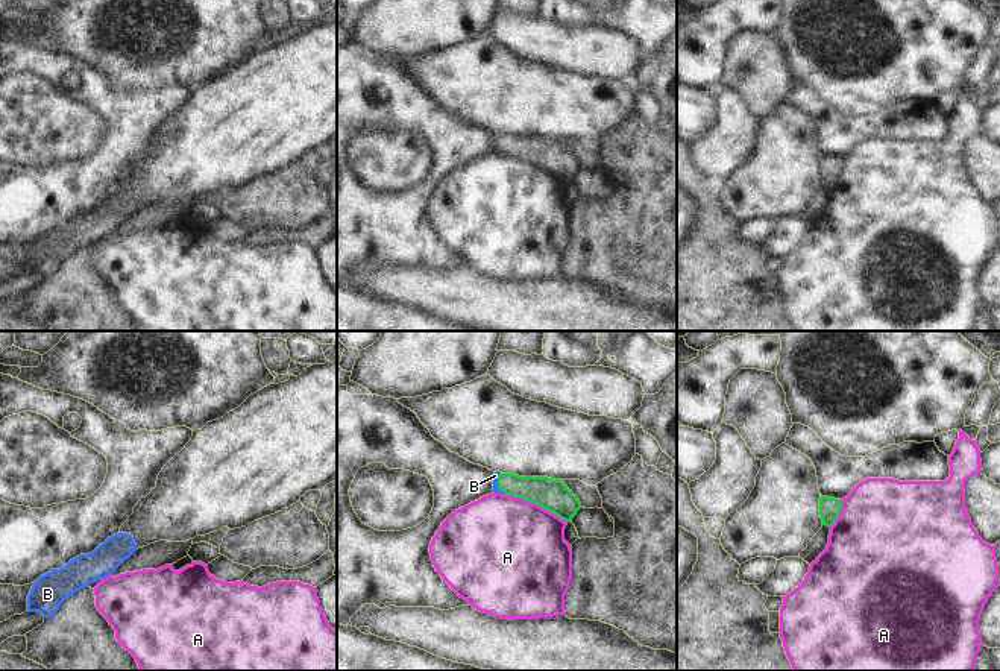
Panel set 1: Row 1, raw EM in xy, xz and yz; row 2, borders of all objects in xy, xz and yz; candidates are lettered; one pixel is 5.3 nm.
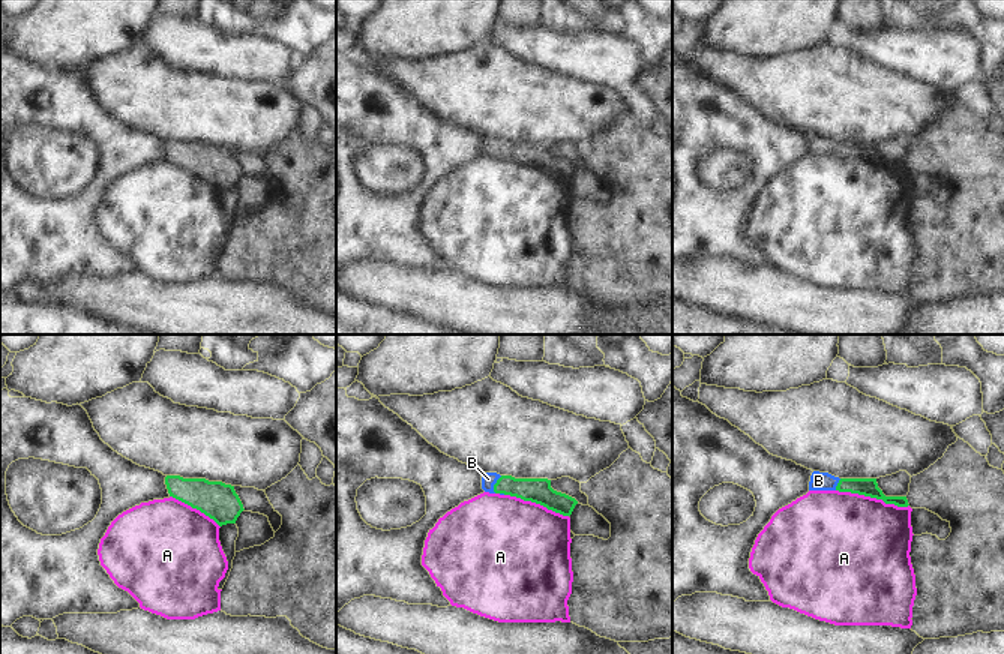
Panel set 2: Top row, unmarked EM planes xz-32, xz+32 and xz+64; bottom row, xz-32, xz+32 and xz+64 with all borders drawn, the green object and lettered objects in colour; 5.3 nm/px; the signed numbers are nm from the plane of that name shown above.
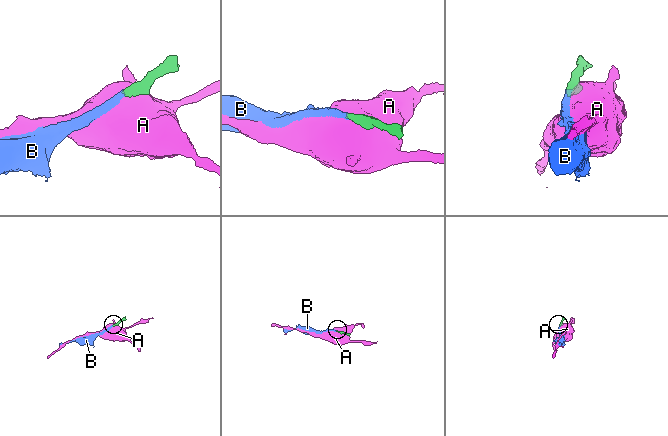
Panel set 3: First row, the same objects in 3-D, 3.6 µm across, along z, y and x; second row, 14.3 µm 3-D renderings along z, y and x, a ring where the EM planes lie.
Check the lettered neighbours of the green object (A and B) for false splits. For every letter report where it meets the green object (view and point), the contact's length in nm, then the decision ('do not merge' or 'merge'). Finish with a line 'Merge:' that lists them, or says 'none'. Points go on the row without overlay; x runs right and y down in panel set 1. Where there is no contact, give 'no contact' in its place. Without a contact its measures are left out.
A: contact xz (536, 163); length 380 nm; do not merge
B: contact xz (498, 143); length 110 nm; merge
Merge: B

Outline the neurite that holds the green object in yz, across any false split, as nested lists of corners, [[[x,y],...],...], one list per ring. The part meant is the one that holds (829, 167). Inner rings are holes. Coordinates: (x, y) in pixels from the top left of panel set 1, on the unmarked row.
[[[821,156],[819,158],[819,176],[822,185],[832,187],[842,172],[842,161],[836,158]]]

